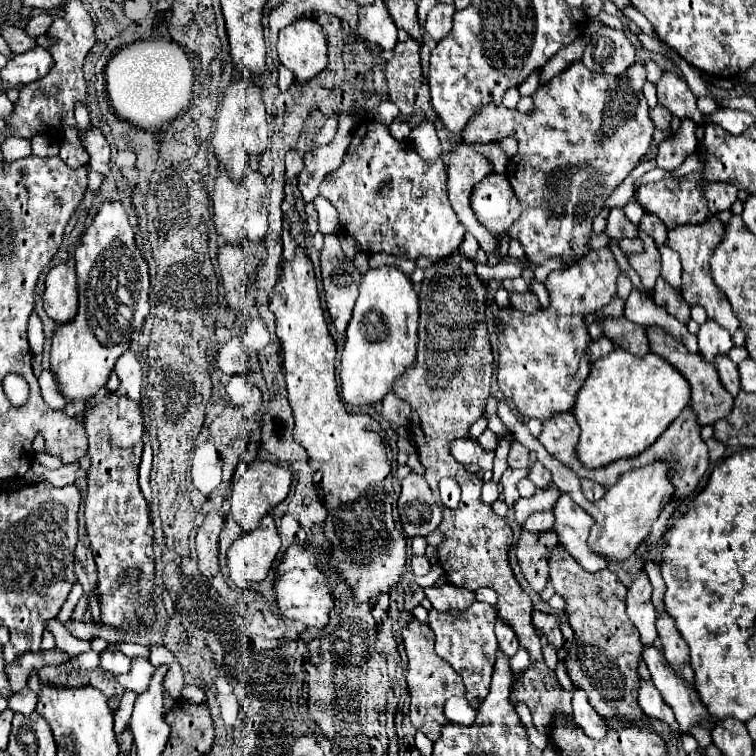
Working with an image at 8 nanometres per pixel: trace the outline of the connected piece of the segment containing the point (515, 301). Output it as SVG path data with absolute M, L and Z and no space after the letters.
M531 291L521 295L509 295L509 301L511 301L511 307L519 309L521 313L537 313L541 309L537 297Z

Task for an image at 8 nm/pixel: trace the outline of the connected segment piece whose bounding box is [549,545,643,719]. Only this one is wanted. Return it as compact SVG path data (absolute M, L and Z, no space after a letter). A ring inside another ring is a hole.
M561 545L553 551L549 567L555 593L567 599L565 611L569 615L569 625L575 629L575 639L565 657L565 667L573 685L587 691L589 703L601 717L643 719L643 711L637 705L637 661L643 645L639 633L635 633L635 625L625 613L627 589L609 569L597 573L585 571Z

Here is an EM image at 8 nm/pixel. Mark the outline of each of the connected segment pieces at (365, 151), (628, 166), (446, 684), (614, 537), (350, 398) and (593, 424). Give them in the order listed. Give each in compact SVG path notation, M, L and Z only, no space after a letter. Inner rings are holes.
M371 119L361 121L361 127L353 131L351 145L345 151L343 163L337 171L329 173L319 191L339 211L339 223L347 235L353 235L365 253L389 253L407 259L431 257L441 259L453 253L465 235L463 223L455 217L455 211L447 199L447 169L441 159L423 161L413 149L411 141L397 141L387 125Z
M575 61L575 65L569 65L563 73L555 75L551 83L541 85L533 93L535 107L531 113L519 113L517 109L509 109L505 105L483 105L479 113L467 123L467 129L463 129L461 137L465 143L497 143L505 137L515 137L519 143L519 151L515 157L511 157L507 165L507 179L521 203L521 215L515 225L509 229L509 237L519 239L525 249L525 257L531 265L541 265L551 257L559 257L565 265L575 265L587 257L591 251L591 233L593 233L593 219L601 213L605 207L605 199L615 191L619 183L623 183L629 173L639 165L643 155L647 153L655 125L647 113L647 101L641 93L645 83L645 65L635 63L623 77L611 77L607 73L591 73L585 69L581 61ZM591 93L597 93L597 99L601 97L605 103L597 111L597 117L593 121L587 121L587 125L593 131L585 131L585 99L591 99Z
M411 621L407 627L401 629L405 653L409 657L409 673L407 673L407 685L411 695L411 723L417 727L417 731L425 733L431 741L437 741L441 729L449 723L445 717L445 703L451 695L465 695L463 679L435 653L435 635L431 633L431 627L419 621Z
M499 401L499 417L501 421L505 423L507 429L511 429L515 433L515 439L519 443L523 443L527 449L535 449L537 453L537 461L541 461L551 473L553 473L553 483L559 487L559 491L571 495L571 499L581 505L595 521L593 529L591 529L591 535L589 535L589 545L591 545L591 551L595 553L601 553L607 563L621 563L625 561L627 557L631 557L637 549L637 545L649 535L651 531L651 525L657 521L657 517L661 515L661 511L665 509L665 505L669 503L671 499L671 493L673 493L673 487L671 483L667 481L667 471L669 467L661 461L655 461L653 465L647 465L647 467L641 467L641 469L633 469L633 471L627 471L611 489L607 489L605 497L597 503L591 503L585 499L585 495L581 493L581 481L579 477L565 465L561 465L555 457L551 457L547 453L547 449L529 433L529 429L521 423L519 417L515 417L509 409L507 403Z
M385 265L363 275L341 355L341 393L353 411L379 405L393 383L415 363L417 321L419 297L405 273Z
M621 347L591 365L573 415L579 421L581 437L577 455L585 467L597 469L623 457L637 457L679 417L691 401L691 387L681 373L655 353L635 357Z

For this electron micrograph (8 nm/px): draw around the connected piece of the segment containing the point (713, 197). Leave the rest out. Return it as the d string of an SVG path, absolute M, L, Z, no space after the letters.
M709 183L705 185L705 195L709 201L709 215L715 217L717 213L731 209L737 199L737 189L727 183Z

